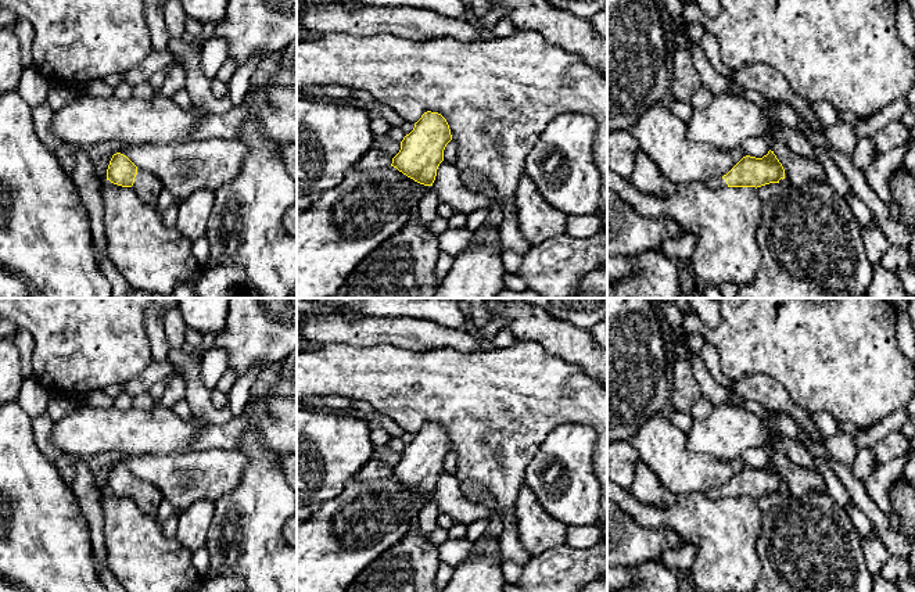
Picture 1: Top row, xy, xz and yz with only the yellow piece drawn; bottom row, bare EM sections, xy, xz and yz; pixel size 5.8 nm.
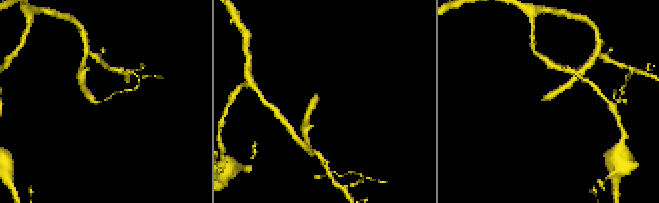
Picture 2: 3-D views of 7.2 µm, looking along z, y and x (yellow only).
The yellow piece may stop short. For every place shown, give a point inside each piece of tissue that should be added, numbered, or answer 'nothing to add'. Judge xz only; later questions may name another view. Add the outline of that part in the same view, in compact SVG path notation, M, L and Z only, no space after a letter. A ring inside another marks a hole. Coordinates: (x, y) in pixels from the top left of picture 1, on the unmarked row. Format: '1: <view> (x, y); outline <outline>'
nothing to add

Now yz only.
1: yz (717, 494); outline M721 487L721 488L714 488L714 489L710 489L707 492L707 496L713 500L721 500L721 499L726 499L728 495L726 495L726 491Z

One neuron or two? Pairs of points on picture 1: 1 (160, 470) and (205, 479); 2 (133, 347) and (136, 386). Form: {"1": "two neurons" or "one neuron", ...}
{"1": "one neuron", "2": "two neurons"}

